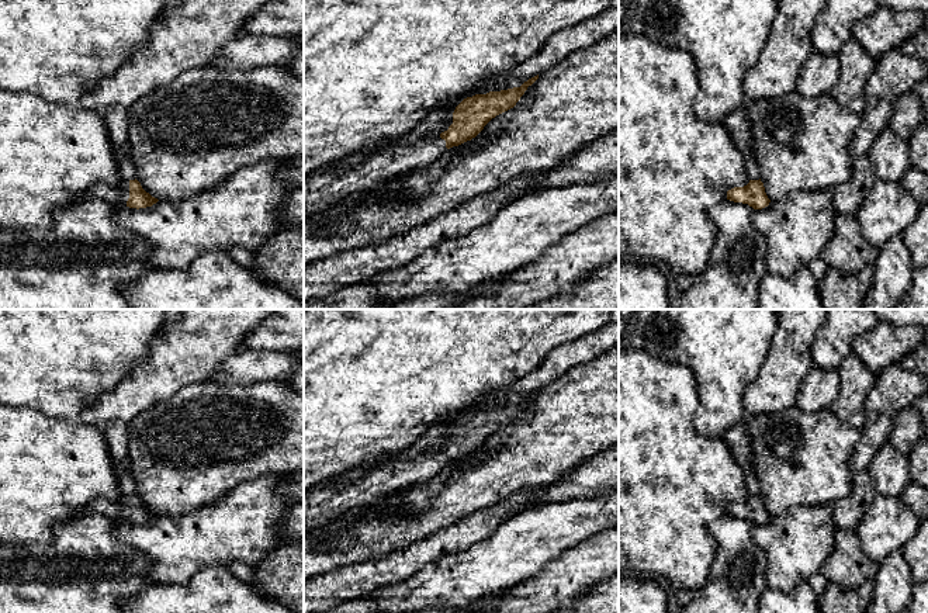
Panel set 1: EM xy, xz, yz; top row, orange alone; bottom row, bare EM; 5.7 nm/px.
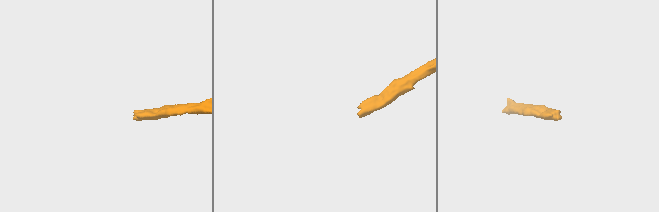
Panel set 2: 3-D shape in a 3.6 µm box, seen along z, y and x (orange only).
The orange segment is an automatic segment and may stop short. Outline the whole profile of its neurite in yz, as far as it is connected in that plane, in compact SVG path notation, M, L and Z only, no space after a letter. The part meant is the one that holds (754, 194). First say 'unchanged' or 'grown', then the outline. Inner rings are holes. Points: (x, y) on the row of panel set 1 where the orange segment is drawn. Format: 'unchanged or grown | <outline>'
unchanged | M761 179L749 180L749 183L744 187L734 187L728 190L727 200L748 204L754 209L762 209L771 202L765 193L765 187Z

